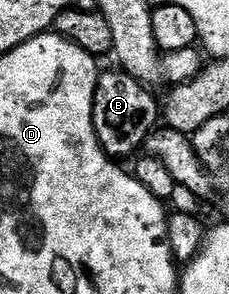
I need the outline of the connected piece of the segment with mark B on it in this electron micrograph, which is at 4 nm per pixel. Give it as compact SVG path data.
M114 68L100 75L93 97L93 127L99 144L114 160L121 160L124 154L140 151L159 122L159 102L153 99L150 87L139 78L132 78L120 68Z

